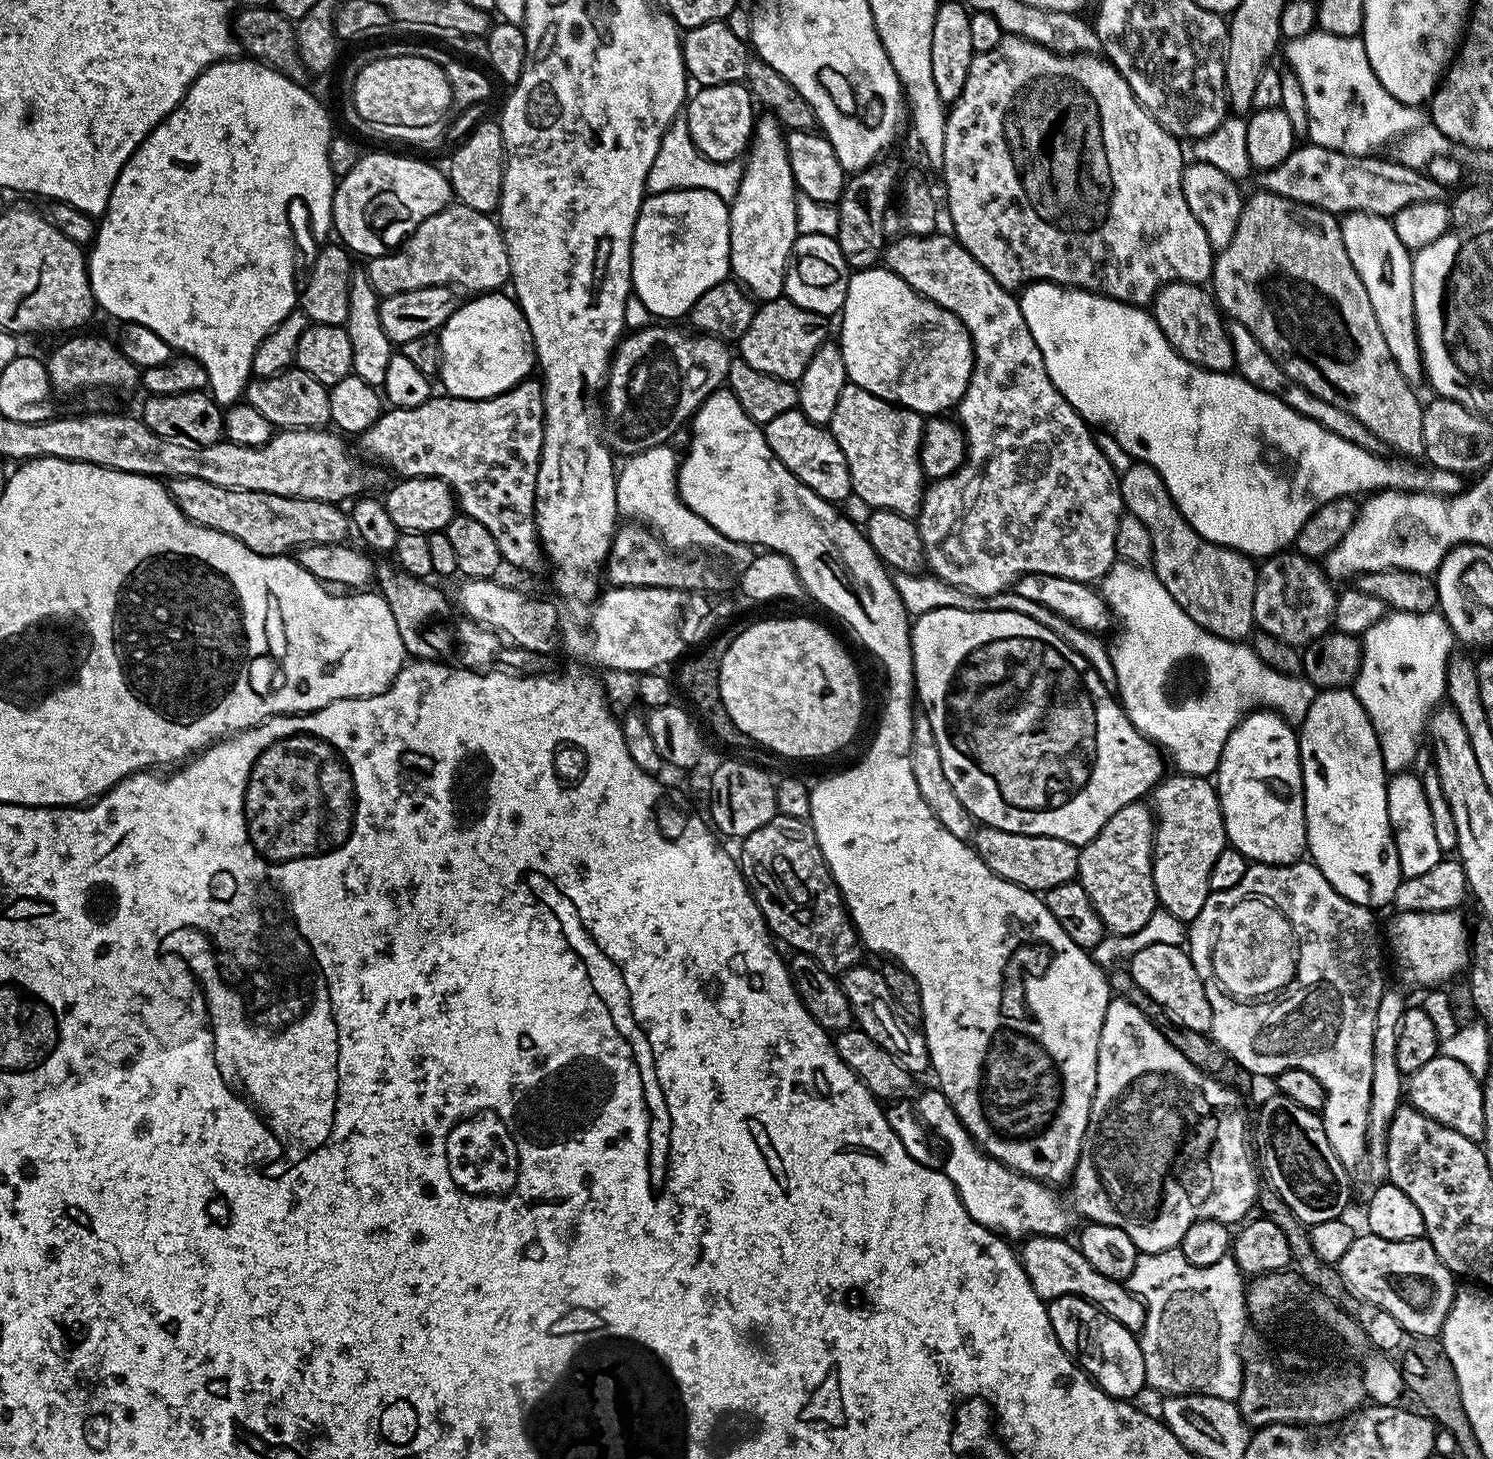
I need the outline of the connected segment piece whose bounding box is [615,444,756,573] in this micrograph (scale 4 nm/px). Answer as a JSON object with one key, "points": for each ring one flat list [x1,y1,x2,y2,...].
{"points":[[660,445,638,455,629,457,621,465,616,477,615,500,616,511,625,519,636,519,648,525,665,544,665,547,679,552,686,552,698,546,700,550,718,550,721,557,726,556,736,563,735,571,744,572,752,563,756,550,753,545,734,542,727,539,720,531,714,530,704,518,694,514,682,501,676,486,678,456,671,445]]}

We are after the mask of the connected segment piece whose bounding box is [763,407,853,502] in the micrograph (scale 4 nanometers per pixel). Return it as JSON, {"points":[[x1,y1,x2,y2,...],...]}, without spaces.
{"points":[[799,407,786,410,786,414,778,414,769,424,763,425,764,437,774,450,774,454,803,484,810,486,814,494,823,500,842,502,847,496,853,495,850,482,850,470,846,466,846,454,838,446,831,431,825,425,810,422]]}

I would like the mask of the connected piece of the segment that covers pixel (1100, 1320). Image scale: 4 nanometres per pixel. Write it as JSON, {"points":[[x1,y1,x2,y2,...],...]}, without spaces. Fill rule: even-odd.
{"points":[[1063,1296,1048,1304,1050,1326,1066,1354,1072,1357,1081,1370,1099,1388,1116,1400,1131,1401,1140,1391,1145,1391,1144,1359,1139,1339,1122,1322,1110,1318,1089,1300,1077,1296]]}

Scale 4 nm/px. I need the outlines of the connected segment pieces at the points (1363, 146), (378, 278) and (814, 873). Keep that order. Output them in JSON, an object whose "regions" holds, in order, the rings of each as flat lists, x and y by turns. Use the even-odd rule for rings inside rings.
{"regions":[[[1313,30,1302,38,1287,41,1283,45,1282,56,1283,52,1288,59,1287,67,1296,75,1298,82,1302,82,1302,94,1306,94,1309,118,1307,139,1311,143,1351,156,1371,156,1381,151,1380,144,1391,145,1422,123,1419,107,1398,102,1398,98,1394,98,1394,94,1378,82,1370,66,1370,58,1366,58,1366,46,1360,36,1342,38,1338,34]],[[453,202,438,214,423,220,399,248,373,255,368,262,368,277,381,297,393,296,406,290,422,290,426,286,446,286,461,293,468,292,464,294,495,292,503,289,512,275,508,247,499,223,489,213,470,210,470,206,459,202]],[[777,814,762,830,754,830,754,834,743,837,744,844,738,851,740,872,760,907,764,921,768,923,768,931,777,941,785,940,796,952,805,952,814,962,818,962,826,971,842,974,846,970,857,967,861,963,862,945,856,934,856,927,844,906,844,896,834,882,832,871,824,861,822,850,818,846,818,838,808,820,799,820]]]}

